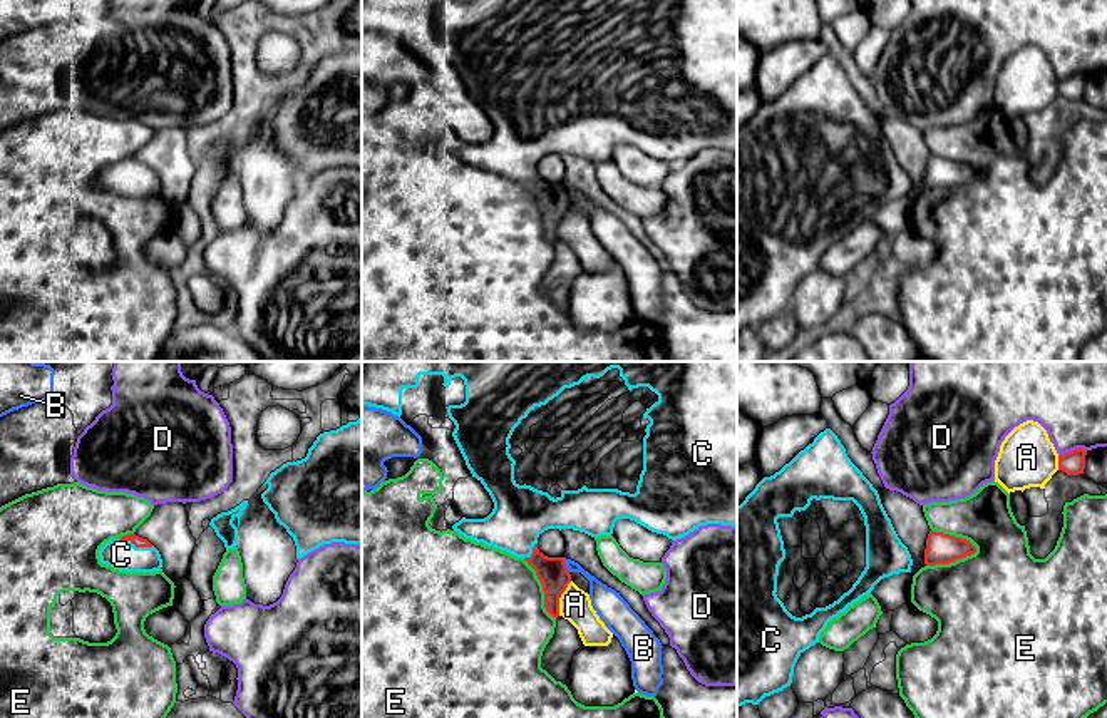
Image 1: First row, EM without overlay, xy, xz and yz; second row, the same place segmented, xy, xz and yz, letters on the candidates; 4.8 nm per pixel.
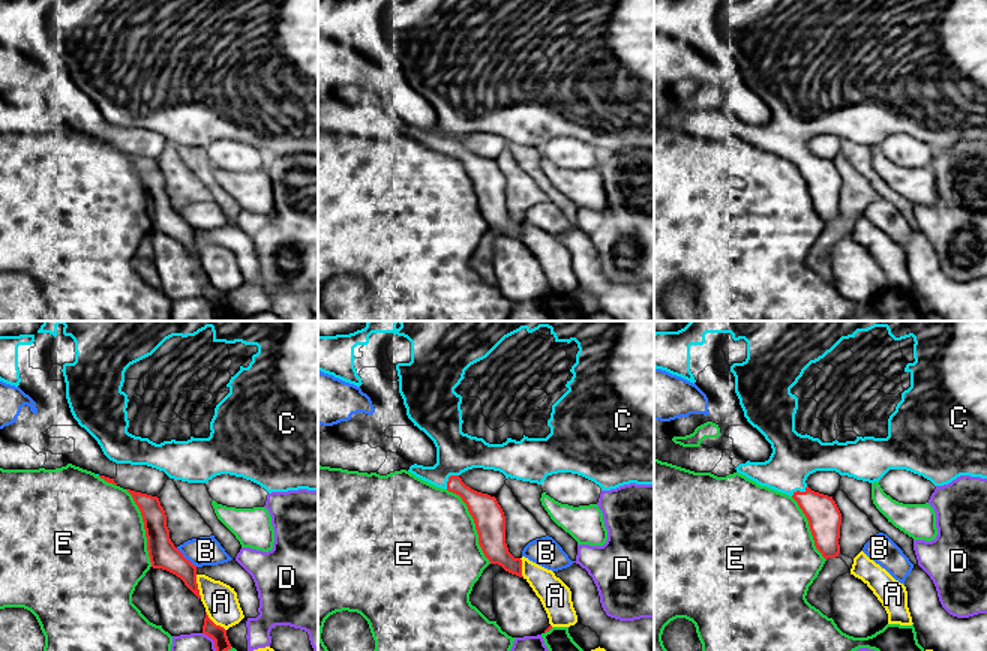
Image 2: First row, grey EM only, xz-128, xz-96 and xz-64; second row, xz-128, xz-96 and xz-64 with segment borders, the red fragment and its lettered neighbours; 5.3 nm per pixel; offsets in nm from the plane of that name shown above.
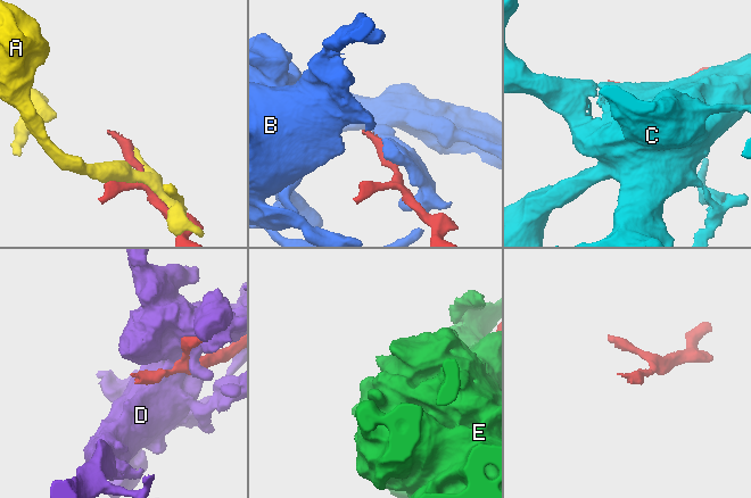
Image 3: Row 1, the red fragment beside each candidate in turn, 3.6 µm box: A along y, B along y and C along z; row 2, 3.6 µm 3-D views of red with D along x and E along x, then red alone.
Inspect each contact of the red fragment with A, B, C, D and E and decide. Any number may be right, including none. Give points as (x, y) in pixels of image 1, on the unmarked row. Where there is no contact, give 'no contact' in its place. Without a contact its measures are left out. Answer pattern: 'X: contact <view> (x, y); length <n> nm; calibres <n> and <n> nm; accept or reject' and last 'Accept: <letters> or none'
A: contact xz (560, 221); length 180 nm; calibres 140 and 160 nm; reject
B: contact xz (565, 189); length 80 nm; calibres 140 and 130 nm; reject
C: contact xy (136, 171); length 170 nm; calibres 50 and 140 nm; accept
D: contact yz (1072, 76); length 140 nm; calibres 110 and 320 nm; reject
E: contact yz (952, 186); length 260 nm; calibres 140 and 480 nm; reject
Accept: C

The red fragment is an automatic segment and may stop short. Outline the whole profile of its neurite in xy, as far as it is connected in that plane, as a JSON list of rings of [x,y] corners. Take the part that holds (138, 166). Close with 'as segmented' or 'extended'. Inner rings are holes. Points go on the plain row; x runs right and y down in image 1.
[[[136,159],[111,164],[100,172],[99,182],[102,189],[127,197],[154,197],[162,192],[159,176]]]; extended

